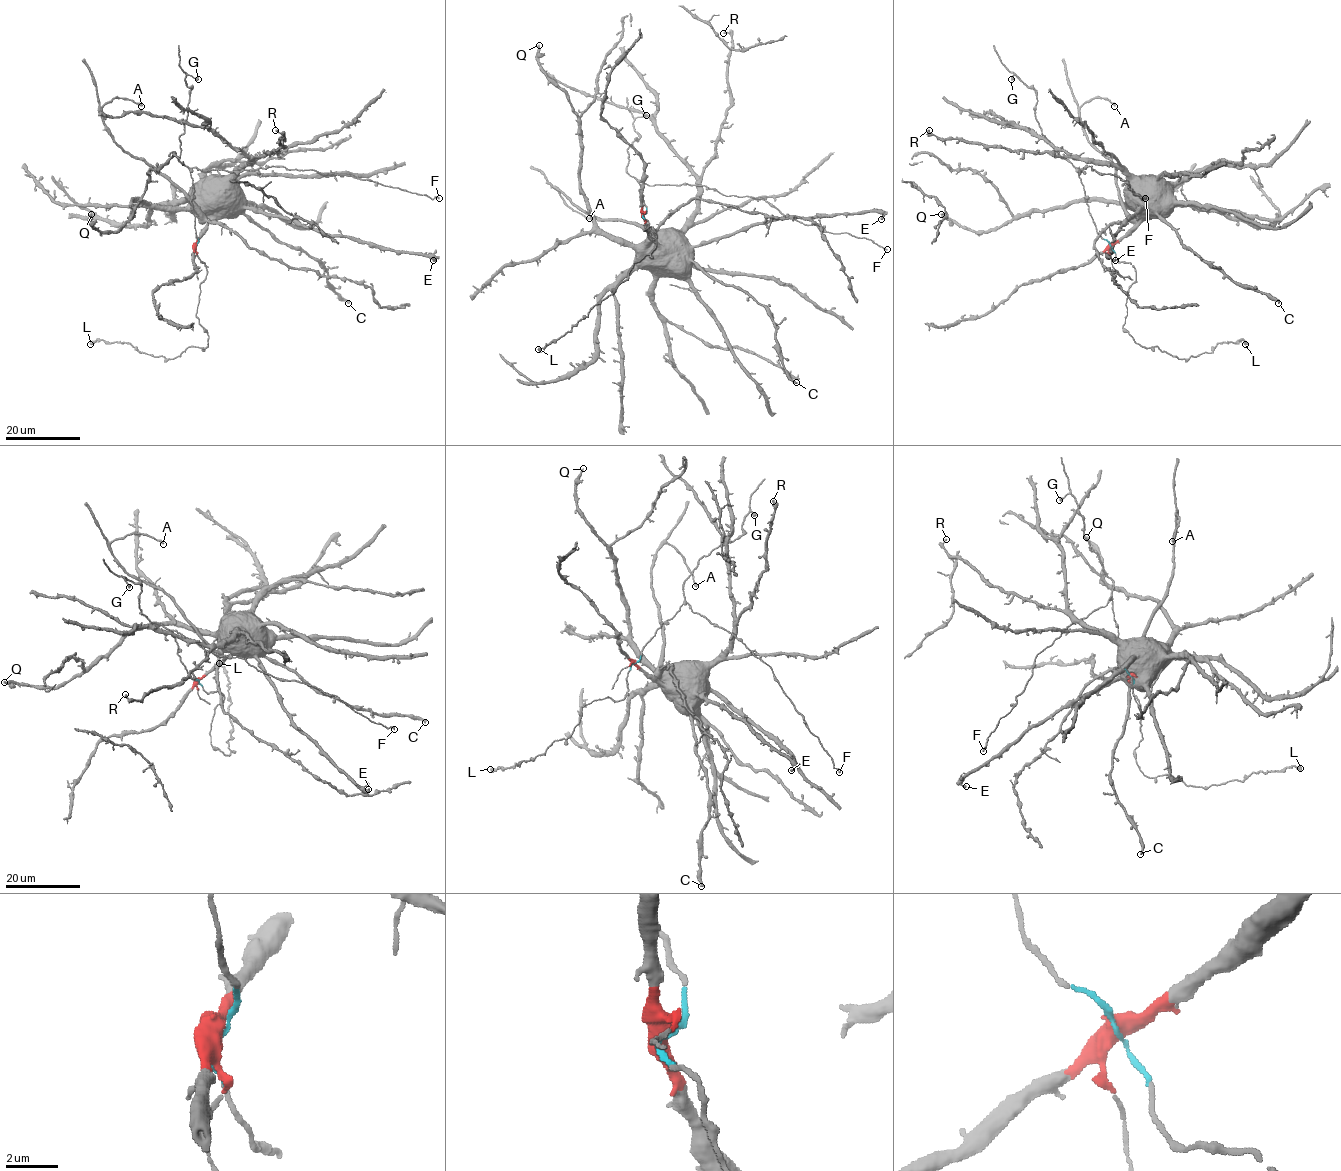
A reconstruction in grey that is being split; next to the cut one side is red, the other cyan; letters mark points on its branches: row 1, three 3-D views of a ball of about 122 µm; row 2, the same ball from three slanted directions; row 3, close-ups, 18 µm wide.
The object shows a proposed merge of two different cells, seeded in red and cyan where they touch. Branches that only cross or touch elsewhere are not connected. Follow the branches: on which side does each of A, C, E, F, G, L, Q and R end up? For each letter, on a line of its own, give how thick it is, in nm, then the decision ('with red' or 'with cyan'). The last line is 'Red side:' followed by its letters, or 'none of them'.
A: 340 nm | with red
C: 400 nm | with red
E: 440 nm | with red
F: 240 nm | with cyan
G: 460 nm | with cyan
L: 550 nm | with cyan
Q: 320 nm | with red
R: 240 nm | with red
Red side: A, C, E, Q, R

